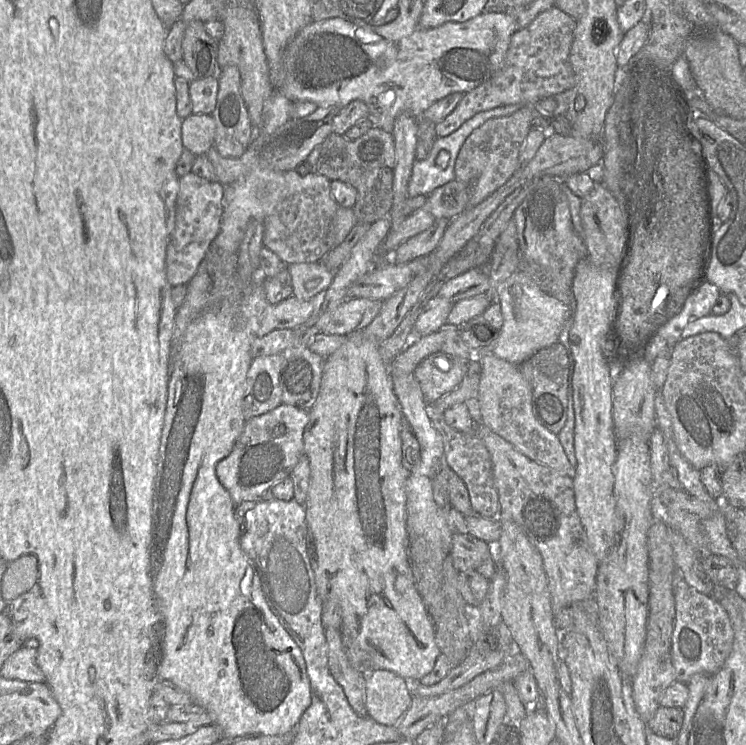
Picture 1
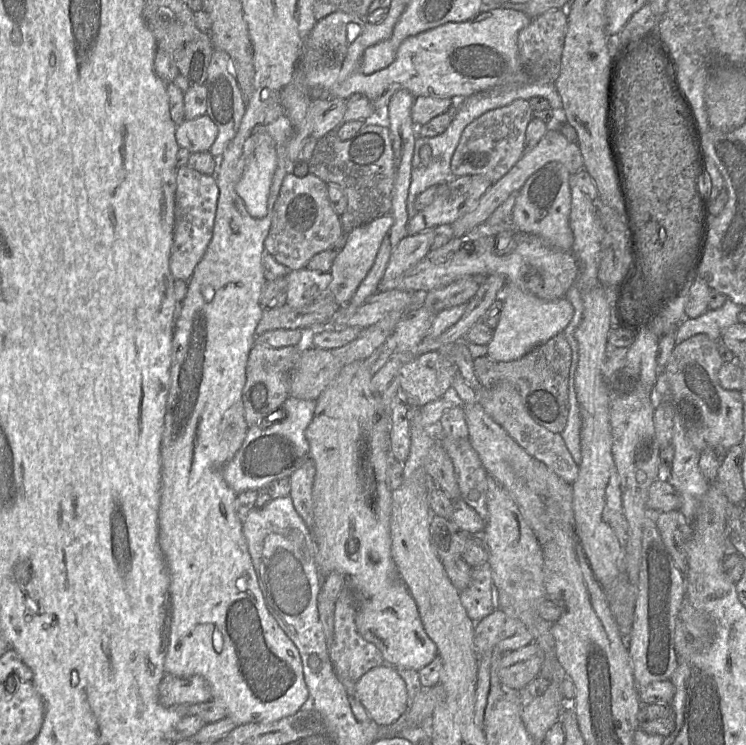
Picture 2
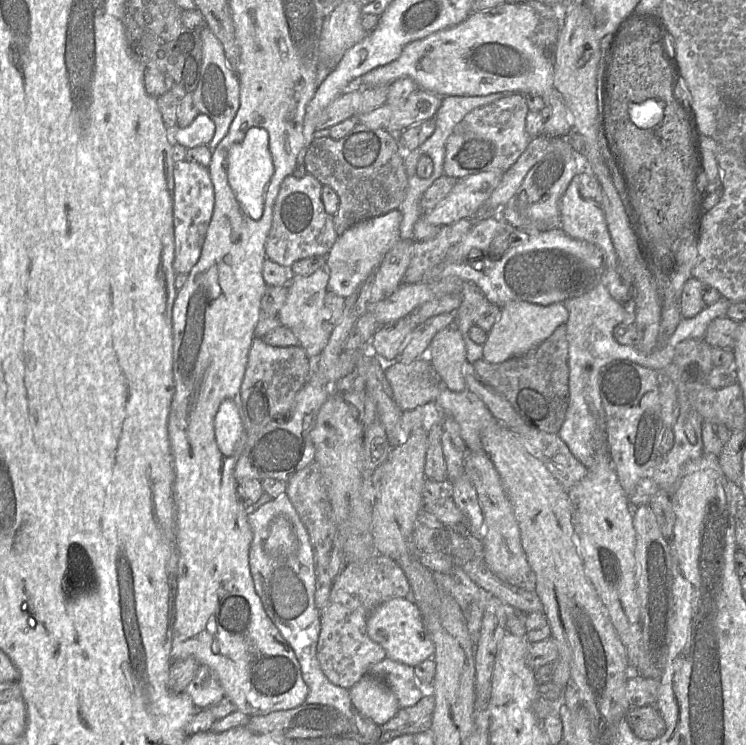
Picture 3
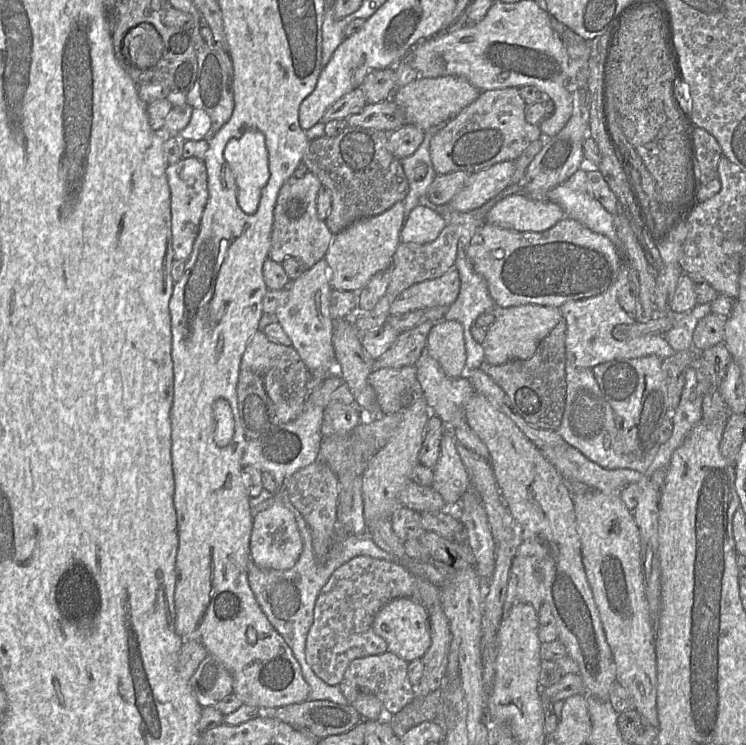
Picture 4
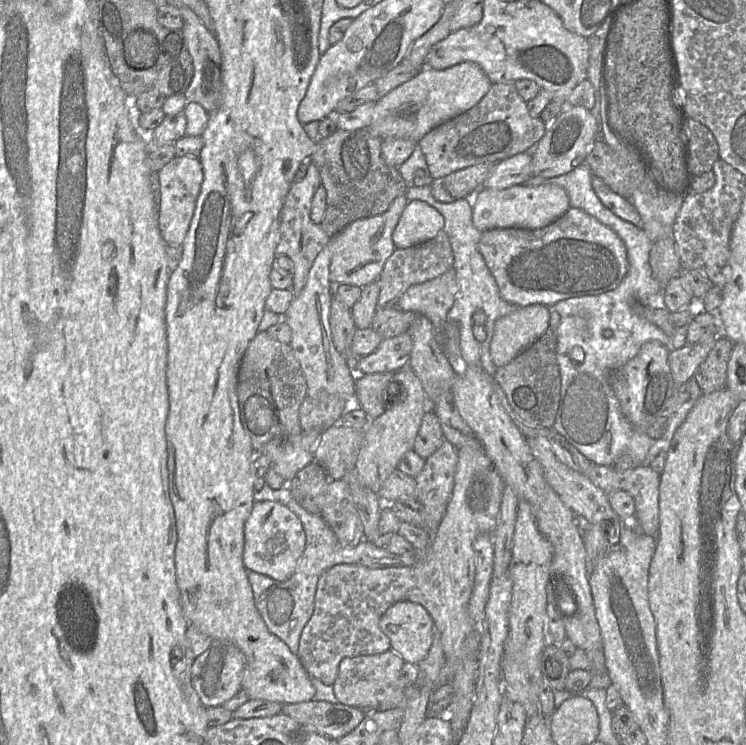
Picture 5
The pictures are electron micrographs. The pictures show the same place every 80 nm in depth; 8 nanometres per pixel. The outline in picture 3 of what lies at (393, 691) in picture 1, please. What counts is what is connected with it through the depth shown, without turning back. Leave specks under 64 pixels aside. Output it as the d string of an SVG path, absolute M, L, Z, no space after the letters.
M362 676L351 688L354 710L367 716L379 726L386 724L399 711L395 694L379 678Z

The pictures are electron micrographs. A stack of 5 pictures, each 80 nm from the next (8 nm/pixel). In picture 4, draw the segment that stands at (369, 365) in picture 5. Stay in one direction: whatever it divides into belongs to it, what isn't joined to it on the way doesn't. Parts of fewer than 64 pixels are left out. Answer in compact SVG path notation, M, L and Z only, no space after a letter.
M428 320L411 330L400 333L391 347L374 360L375 369L415 365L426 350L428 335L436 323L437 321Z

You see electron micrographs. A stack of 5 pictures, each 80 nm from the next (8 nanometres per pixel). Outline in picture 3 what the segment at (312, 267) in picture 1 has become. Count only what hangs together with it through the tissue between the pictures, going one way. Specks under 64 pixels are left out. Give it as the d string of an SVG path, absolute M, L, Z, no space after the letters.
M327 267L316 270L313 274L303 277L294 277L287 284L288 296L277 317L282 326L290 329L298 339L310 360L320 356L328 341L333 326L324 320L324 298L327 291L329 273Z

